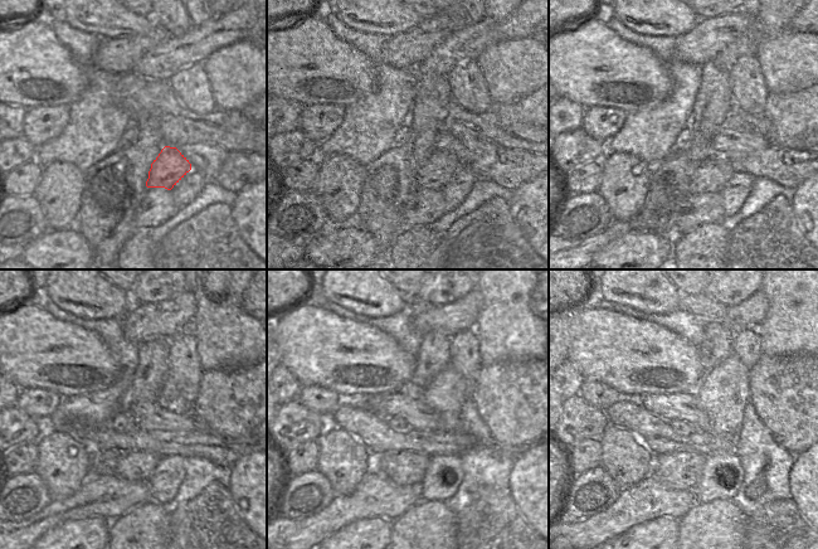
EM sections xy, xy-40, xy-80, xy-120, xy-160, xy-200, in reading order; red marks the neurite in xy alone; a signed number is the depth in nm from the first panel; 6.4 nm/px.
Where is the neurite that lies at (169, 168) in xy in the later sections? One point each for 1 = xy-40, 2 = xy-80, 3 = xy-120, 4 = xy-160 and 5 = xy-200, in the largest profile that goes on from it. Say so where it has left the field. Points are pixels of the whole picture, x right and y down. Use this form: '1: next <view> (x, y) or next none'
1: next xy-40 (438, 170)
2: next xy-80 (710, 176)
3: next xy-120 (132, 466)
4: next xy-160 (402, 467)
5: next xy-200 (677, 470)

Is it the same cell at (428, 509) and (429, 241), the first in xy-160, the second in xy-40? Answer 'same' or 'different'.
same

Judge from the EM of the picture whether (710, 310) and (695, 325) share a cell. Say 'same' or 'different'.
different

